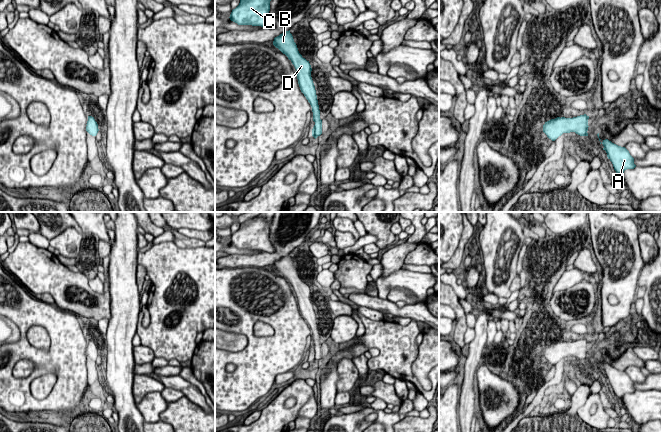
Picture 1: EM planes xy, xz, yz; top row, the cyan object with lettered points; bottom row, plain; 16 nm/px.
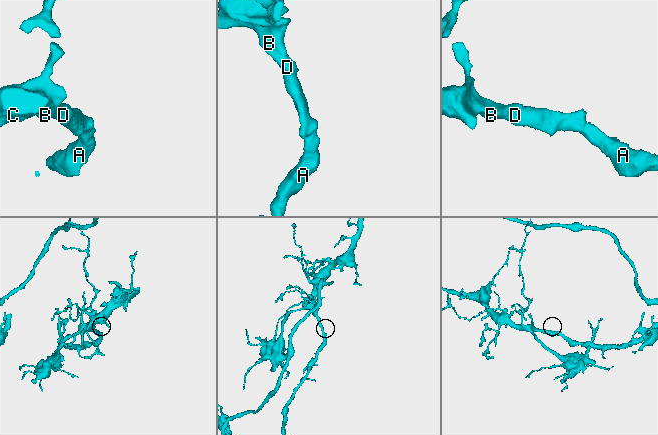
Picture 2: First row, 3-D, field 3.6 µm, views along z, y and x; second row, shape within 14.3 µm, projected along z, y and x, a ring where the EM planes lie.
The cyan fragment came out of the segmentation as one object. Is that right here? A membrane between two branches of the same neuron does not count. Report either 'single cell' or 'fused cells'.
single cell

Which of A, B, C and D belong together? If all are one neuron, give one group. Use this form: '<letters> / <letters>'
A B C D

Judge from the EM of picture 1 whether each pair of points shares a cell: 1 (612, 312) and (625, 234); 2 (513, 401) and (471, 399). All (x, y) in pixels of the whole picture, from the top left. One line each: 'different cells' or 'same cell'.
1: same cell
2: different cells

